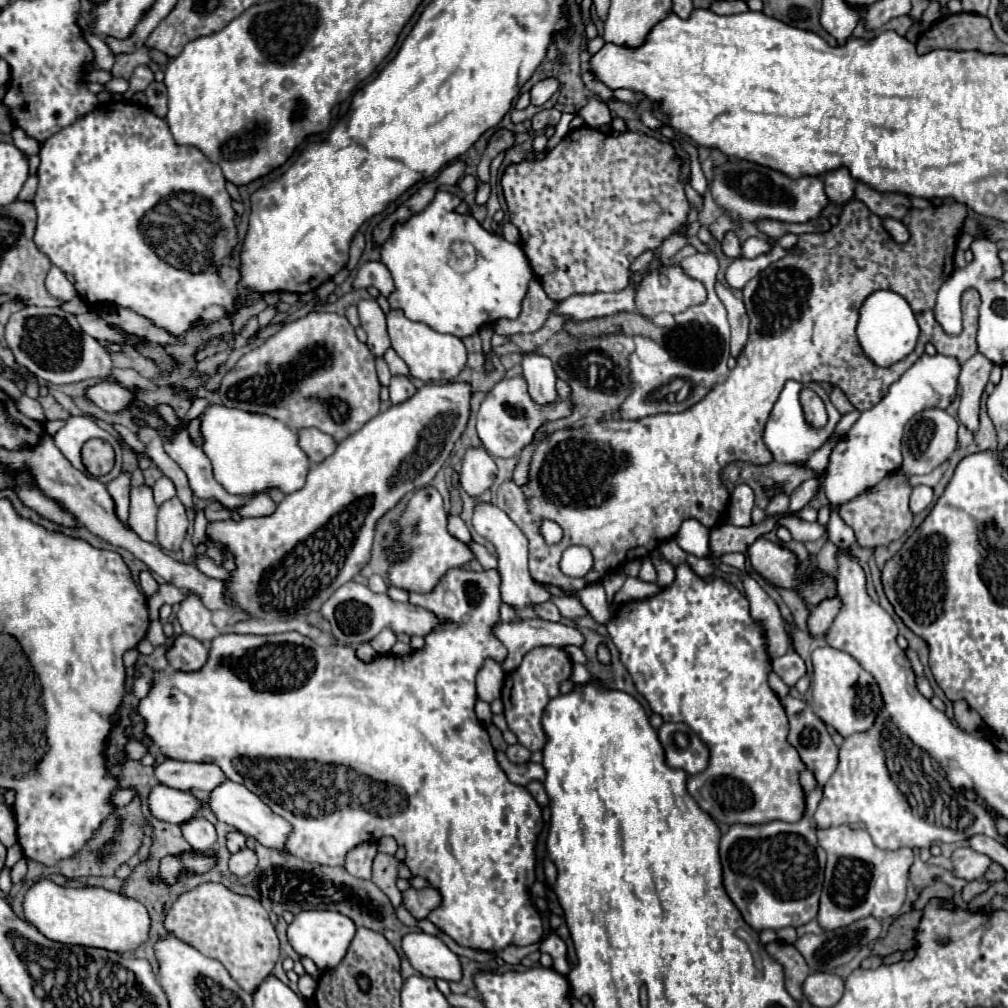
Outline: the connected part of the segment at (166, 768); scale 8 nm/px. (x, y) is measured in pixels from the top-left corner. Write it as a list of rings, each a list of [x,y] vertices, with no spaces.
[[[163,760],[153,768],[159,784],[169,788],[189,792],[189,790],[213,790],[225,782],[223,772],[215,764],[197,764],[181,760]]]

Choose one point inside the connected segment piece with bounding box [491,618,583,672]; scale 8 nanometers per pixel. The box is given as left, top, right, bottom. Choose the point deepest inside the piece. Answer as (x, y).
(519, 637)

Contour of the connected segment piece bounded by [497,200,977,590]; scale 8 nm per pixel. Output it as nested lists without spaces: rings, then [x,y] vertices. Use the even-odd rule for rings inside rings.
[[[847,202],[835,228],[825,234],[801,234],[797,240],[797,250],[801,252],[789,252],[785,258],[773,262],[767,270],[745,284],[743,302],[751,320],[749,340],[737,360],[737,366],[729,372],[729,378],[717,384],[699,404],[679,414],[655,414],[639,420],[605,420],[545,436],[531,458],[529,486],[517,486],[513,480],[507,480],[497,490],[497,506],[507,512],[507,516],[523,530],[529,540],[529,572],[533,580],[559,586],[561,590],[581,590],[585,584],[579,584],[575,578],[561,576],[559,570],[559,558],[569,546],[591,548],[595,554],[595,582],[601,582],[609,570],[619,568],[625,560],[629,562],[649,556],[655,548],[659,548],[661,542],[673,538],[681,522],[687,518],[697,518],[707,528],[721,526],[727,516],[729,492],[725,490],[719,472],[723,466],[737,460],[753,464],[773,462],[773,456],[769,450],[765,450],[763,428],[787,380],[795,378],[801,384],[829,382],[839,386],[849,402],[863,412],[873,408],[887,394],[889,386],[897,382],[897,378],[901,378],[901,374],[923,354],[927,342],[933,342],[939,354],[953,356],[961,364],[977,354],[977,318],[973,328],[963,330],[959,336],[945,334],[933,318],[935,296],[941,282],[945,282],[945,278],[949,278],[953,272],[955,244],[967,214],[969,208],[959,202],[929,206],[925,210],[911,208],[909,214],[901,220],[911,232],[911,238],[905,244],[897,244],[881,226],[881,218],[877,218],[863,202]],[[875,290],[893,290],[901,294],[909,302],[921,326],[915,352],[911,352],[905,360],[891,364],[889,368],[879,368],[877,364],[869,362],[855,334],[859,308]],[[541,518],[551,518],[563,528],[563,540],[559,544],[549,546],[543,542],[537,532]]]

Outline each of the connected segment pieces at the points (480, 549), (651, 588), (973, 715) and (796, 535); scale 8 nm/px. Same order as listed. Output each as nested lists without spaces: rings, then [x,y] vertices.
[[[471,542],[469,544],[469,548],[473,550],[473,554],[475,554],[475,558],[481,562],[481,566],[485,568],[485,570],[489,570],[489,568],[497,568],[498,562],[485,550],[485,546],[479,546],[479,544],[475,544],[475,542]]]
[[[623,584],[621,590],[613,596],[613,602],[615,604],[621,604],[621,602],[627,602],[627,600],[641,600],[641,598],[647,598],[647,596],[653,596],[659,592],[659,586],[655,584]]]
[[[957,700],[957,702],[953,704],[953,710],[955,710],[955,720],[957,720],[957,724],[959,724],[963,730],[967,730],[967,732],[977,730],[977,728],[983,724],[981,716],[979,716],[975,710],[971,710],[965,700]]]
[[[791,516],[791,518],[781,518],[779,520],[781,526],[785,526],[793,540],[801,540],[801,542],[811,542],[811,540],[817,540],[825,534],[825,526],[819,524],[819,522],[807,522],[807,520],[801,520],[797,516]]]

